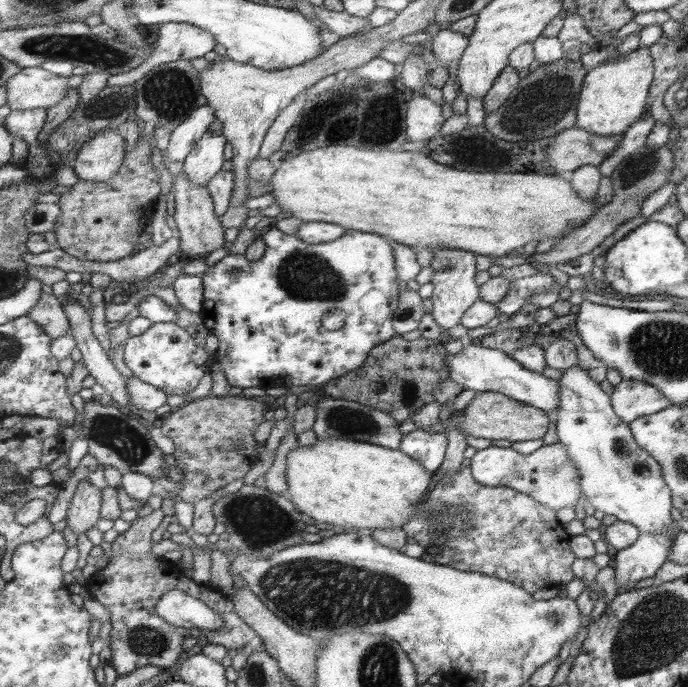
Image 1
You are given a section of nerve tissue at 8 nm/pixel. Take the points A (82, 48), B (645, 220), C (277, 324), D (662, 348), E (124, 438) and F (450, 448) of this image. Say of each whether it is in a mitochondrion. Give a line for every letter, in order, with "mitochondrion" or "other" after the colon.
A: mitochondrion
B: other
C: other
D: mitochondrion
E: mitochondrion
F: other

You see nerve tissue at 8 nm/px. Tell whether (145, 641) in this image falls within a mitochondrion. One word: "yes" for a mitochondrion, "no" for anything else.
yes

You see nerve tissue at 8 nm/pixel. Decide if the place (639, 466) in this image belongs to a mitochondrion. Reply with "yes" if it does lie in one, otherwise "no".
yes

